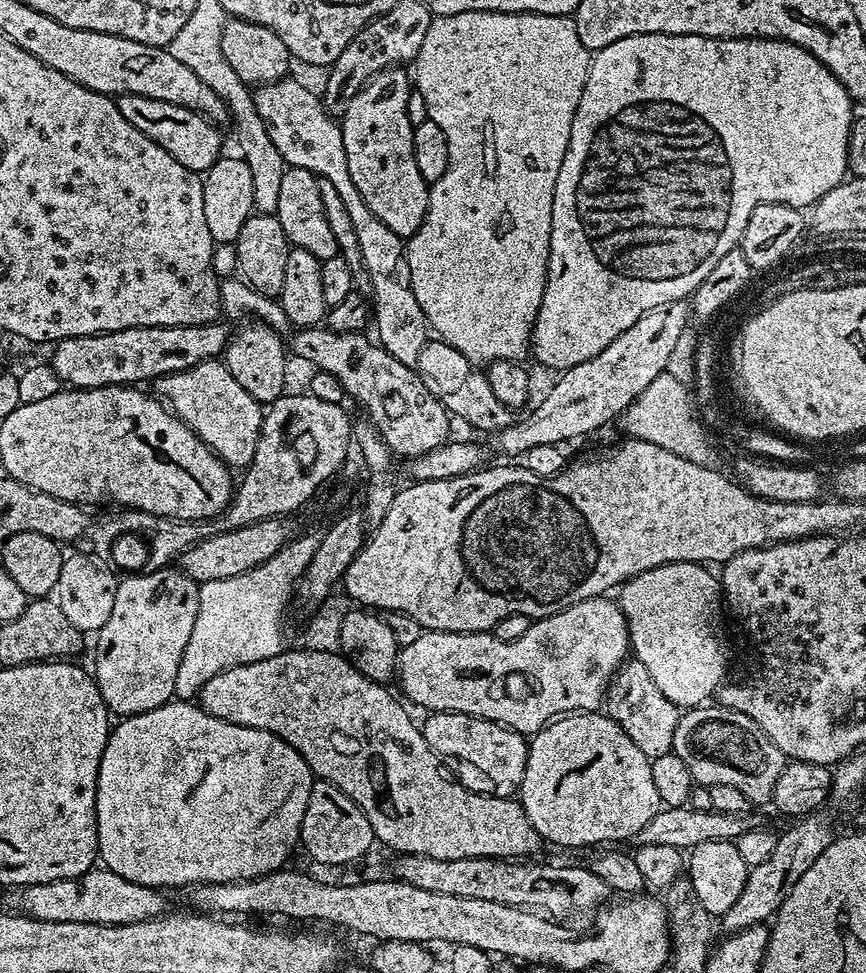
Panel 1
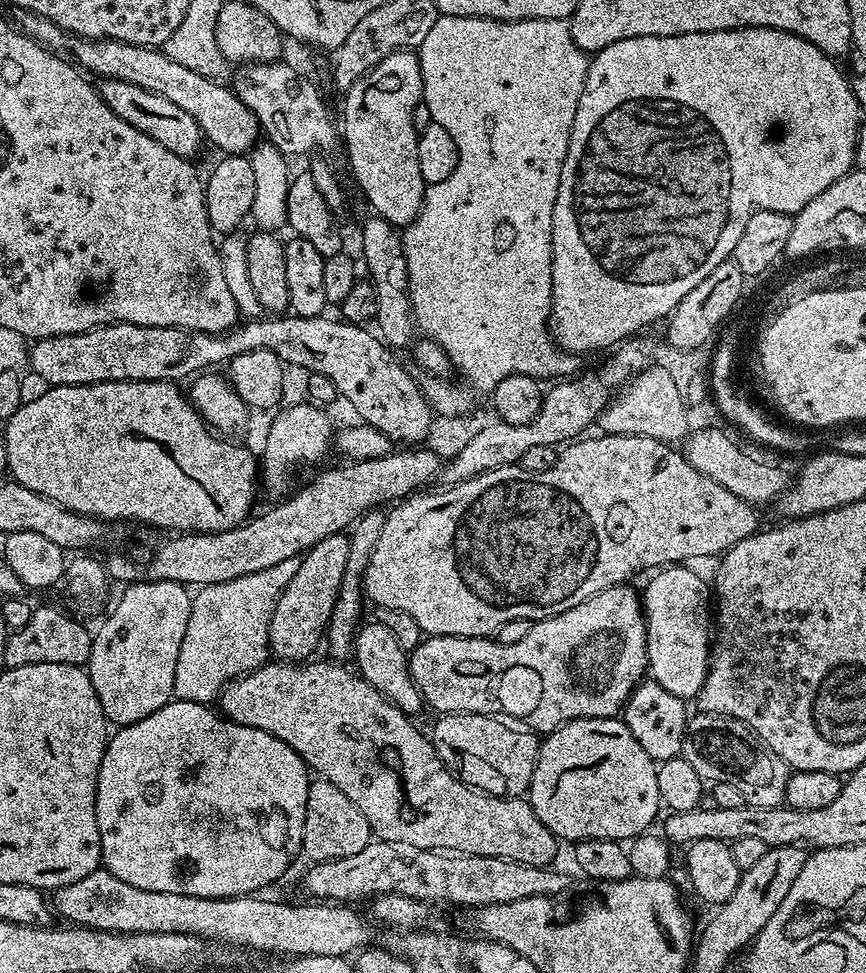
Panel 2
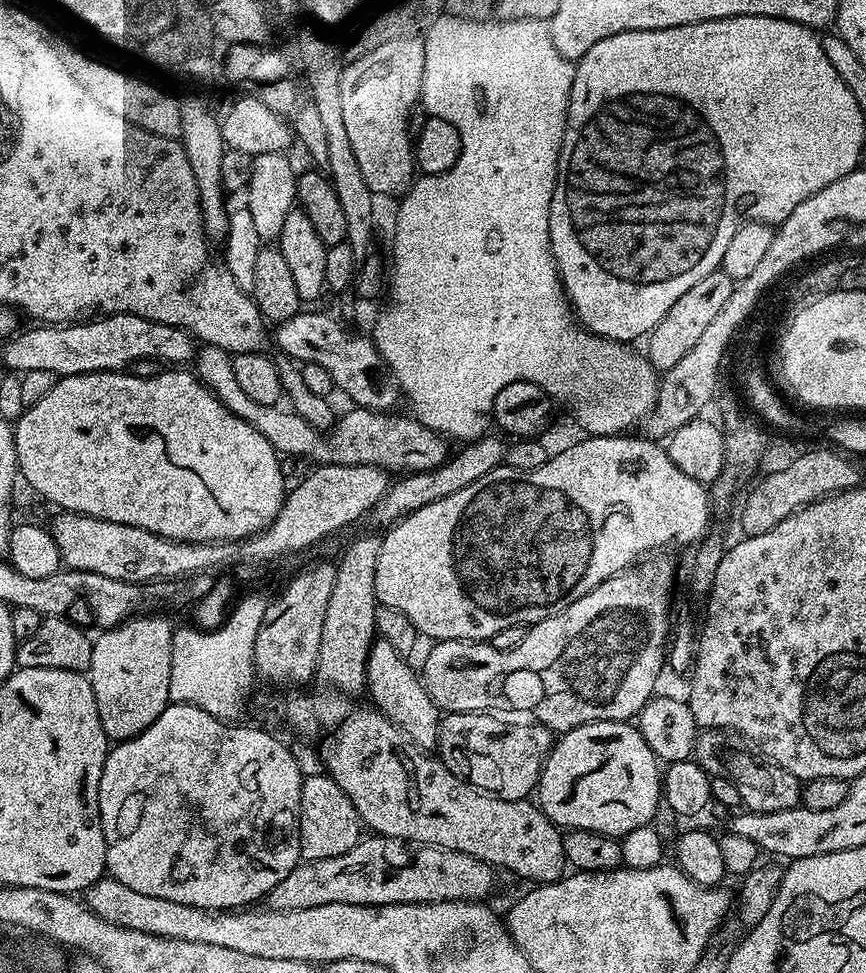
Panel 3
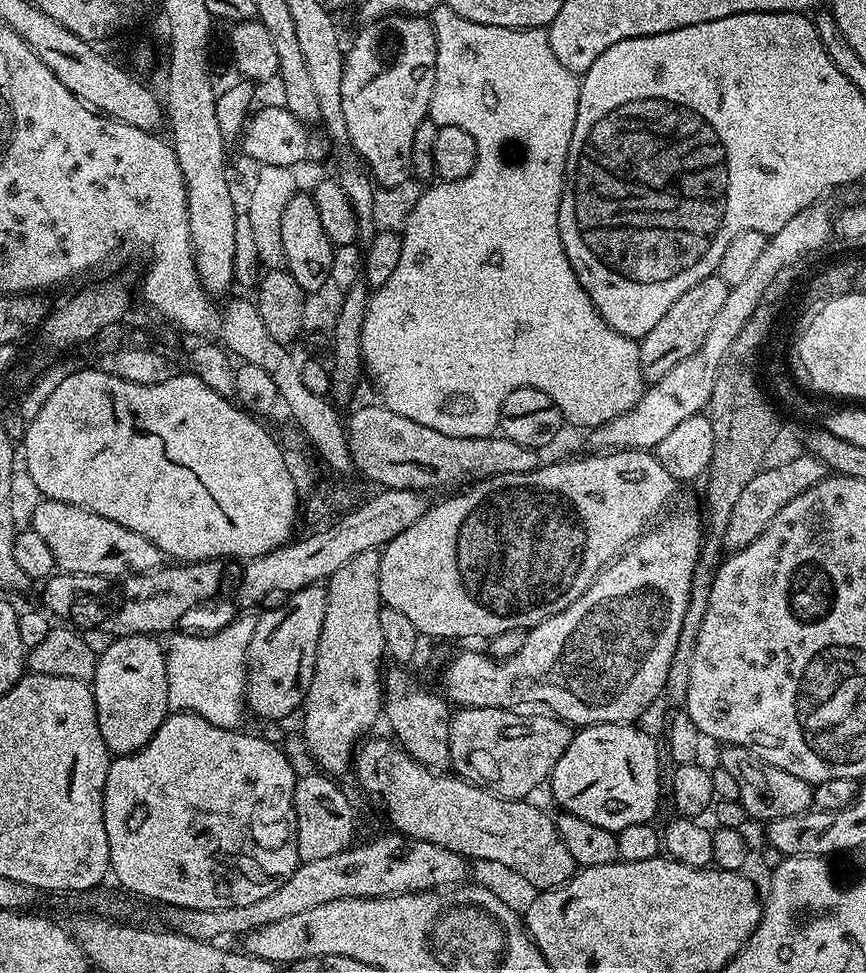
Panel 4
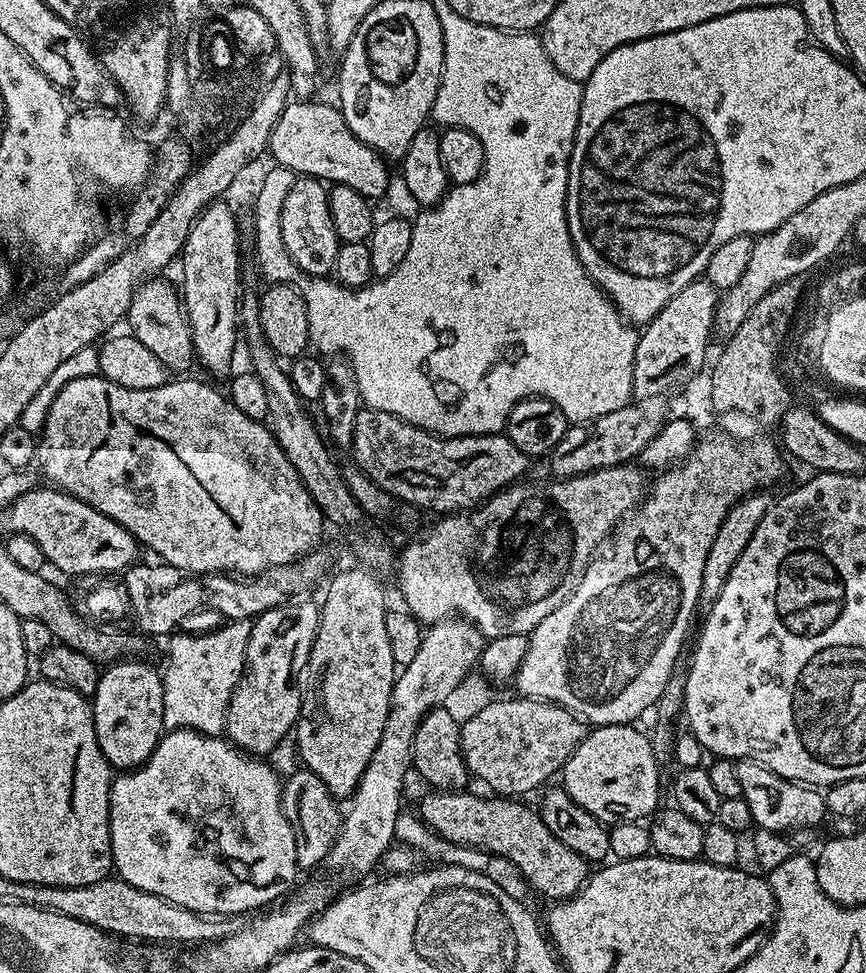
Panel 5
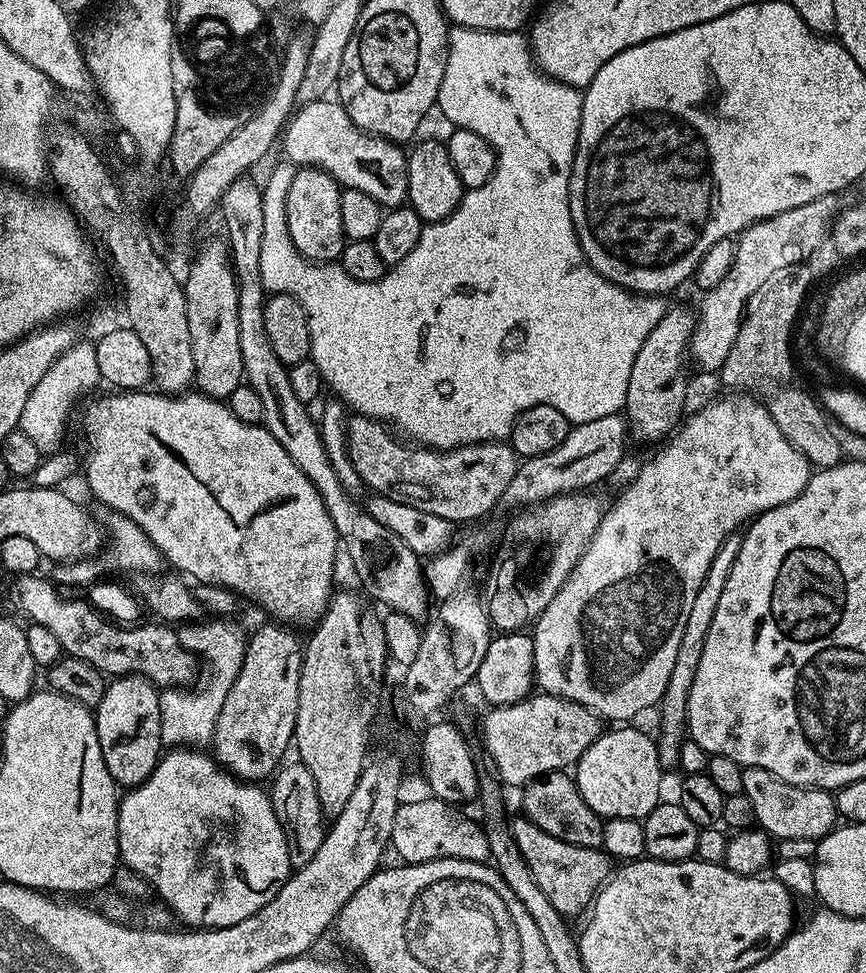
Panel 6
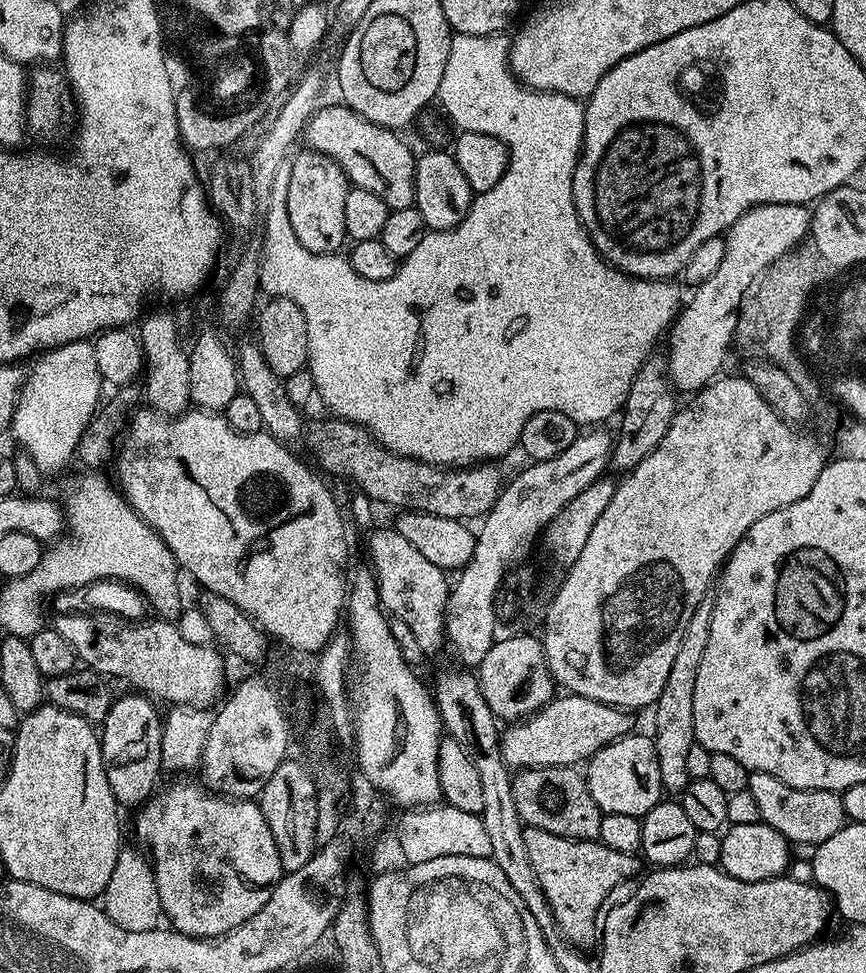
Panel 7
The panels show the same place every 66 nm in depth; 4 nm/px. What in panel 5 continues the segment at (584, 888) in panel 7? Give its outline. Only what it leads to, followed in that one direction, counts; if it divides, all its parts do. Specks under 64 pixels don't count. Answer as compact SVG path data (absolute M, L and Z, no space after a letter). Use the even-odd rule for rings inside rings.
M472 790L463 792L427 793L418 809L418 816L437 835L452 843L471 845L509 860L536 892L549 896L549 901L559 902L575 896L584 887L590 875L589 861L582 859L570 846L558 842L542 822L535 807L527 808L516 798L497 798L495 795L475 796ZM496 799L496 800L495 800Z

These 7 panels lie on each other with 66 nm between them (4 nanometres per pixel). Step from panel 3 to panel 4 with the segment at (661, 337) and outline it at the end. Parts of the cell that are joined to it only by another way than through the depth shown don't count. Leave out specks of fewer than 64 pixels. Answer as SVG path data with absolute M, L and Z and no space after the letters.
M707 276L702 278L702 282L690 286L690 290L686 290L686 294L682 294L682 298L678 298L678 302L674 302L666 314L662 314L662 322L658 322L658 326L654 326L654 330L647 332L639 341L640 369L645 381L655 382L666 378L666 374L670 374L678 362L690 358L700 349L714 318L726 303L729 289L730 285L722 282L720 276Z

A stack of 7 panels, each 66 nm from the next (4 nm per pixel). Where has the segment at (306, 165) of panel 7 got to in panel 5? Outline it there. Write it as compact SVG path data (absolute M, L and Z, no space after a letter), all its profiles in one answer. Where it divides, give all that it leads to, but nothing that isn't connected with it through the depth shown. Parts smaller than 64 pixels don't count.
M300 176L294 186L290 186L286 202L282 202L280 207L280 233L290 258L294 258L296 265L307 276L327 277L332 272L342 241L330 218L328 188L315 176Z

